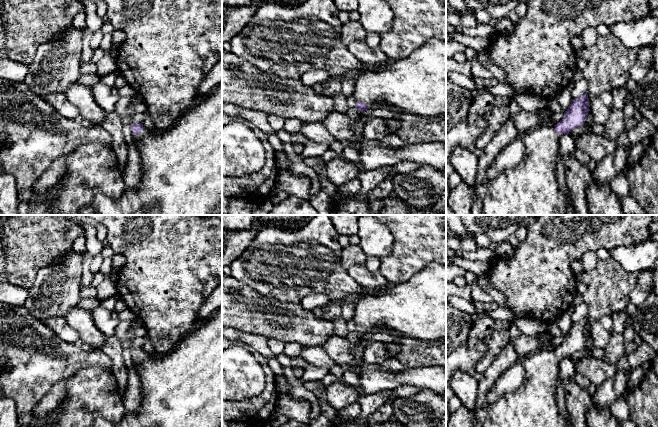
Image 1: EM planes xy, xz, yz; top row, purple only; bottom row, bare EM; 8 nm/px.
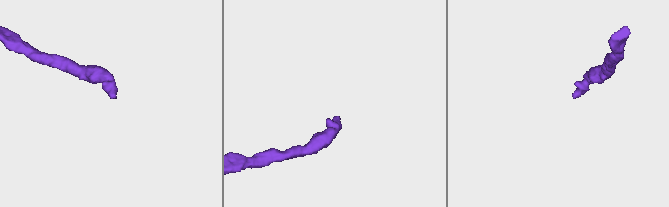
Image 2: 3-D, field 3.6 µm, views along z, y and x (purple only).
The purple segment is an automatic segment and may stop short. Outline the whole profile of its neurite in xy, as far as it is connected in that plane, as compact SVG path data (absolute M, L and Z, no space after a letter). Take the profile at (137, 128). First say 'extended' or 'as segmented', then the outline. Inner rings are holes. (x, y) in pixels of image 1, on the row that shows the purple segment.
extended | M222 84L208 95L196 102L167 130L149 132L142 123L131 125L133 142L141 159L142 174L139 184L135 188L127 188L118 198L113 199L108 195L96 191L93 201L85 206L79 215L222 215Z

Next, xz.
extended | M431 39L410 56L390 60L380 68L365 68L355 79L353 96L362 113L372 104L384 104L417 116L446 114L446 42Z

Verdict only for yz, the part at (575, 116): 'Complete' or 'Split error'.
Split error

